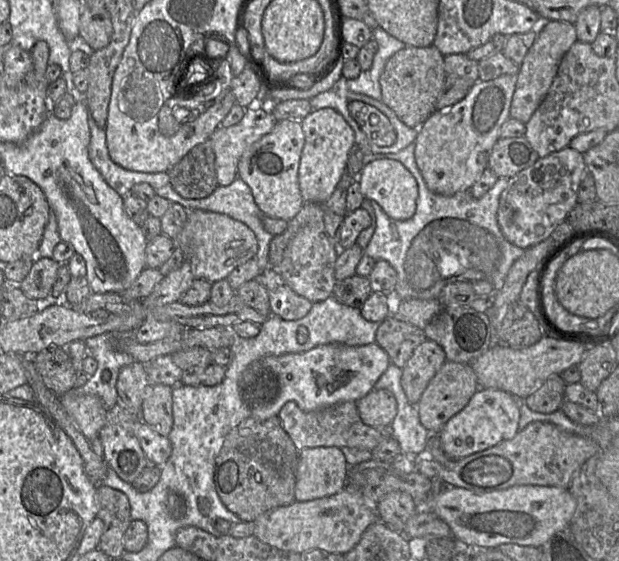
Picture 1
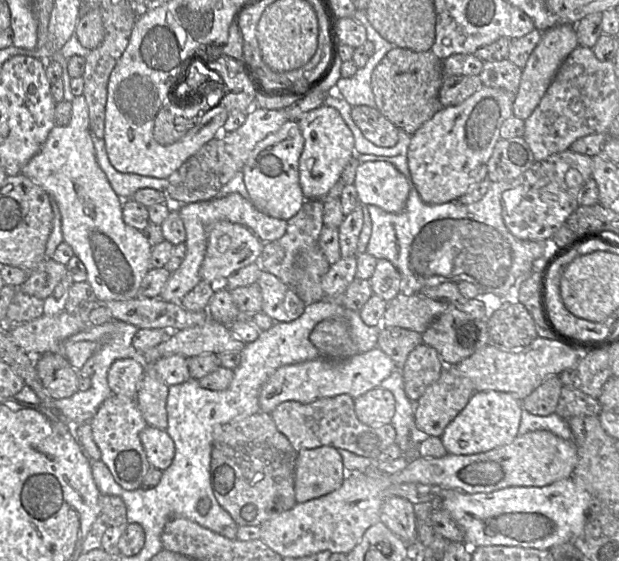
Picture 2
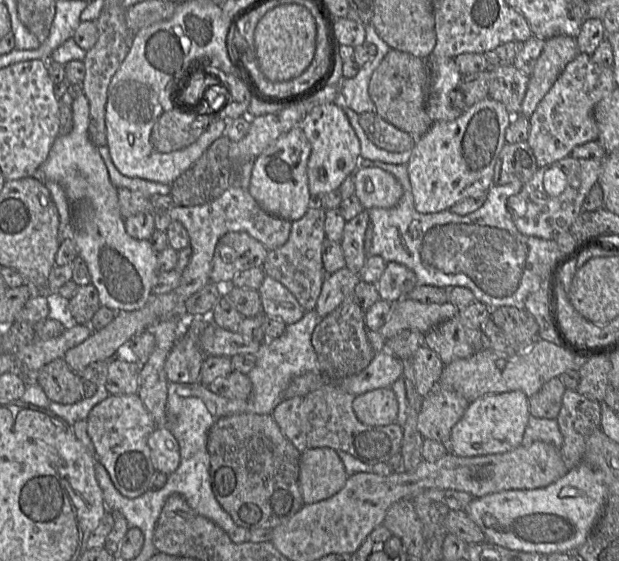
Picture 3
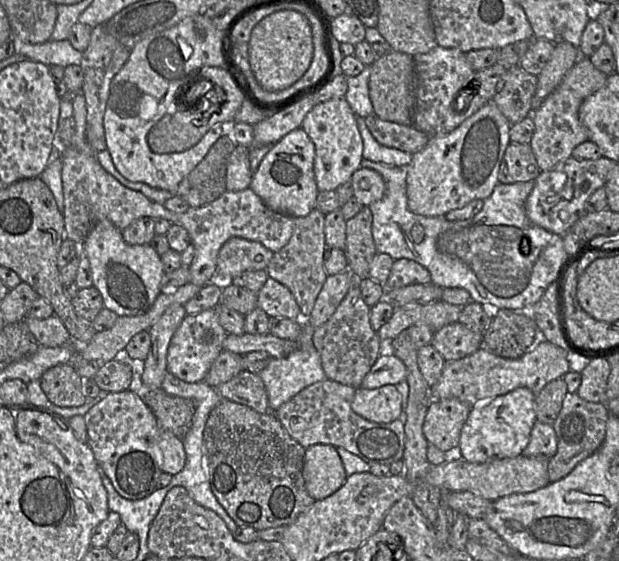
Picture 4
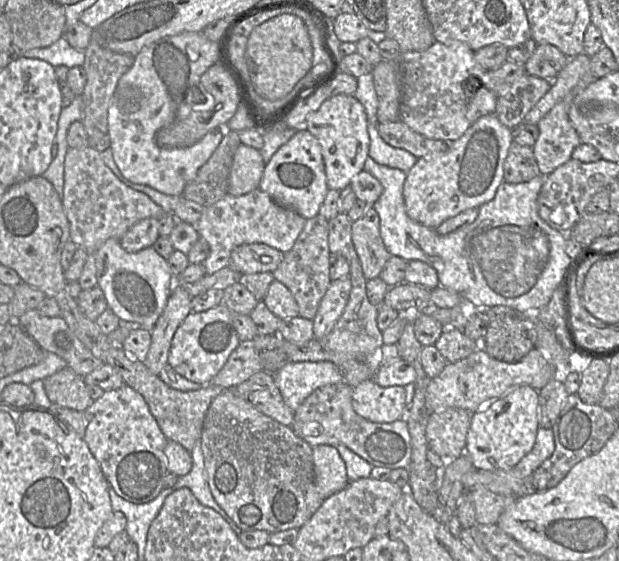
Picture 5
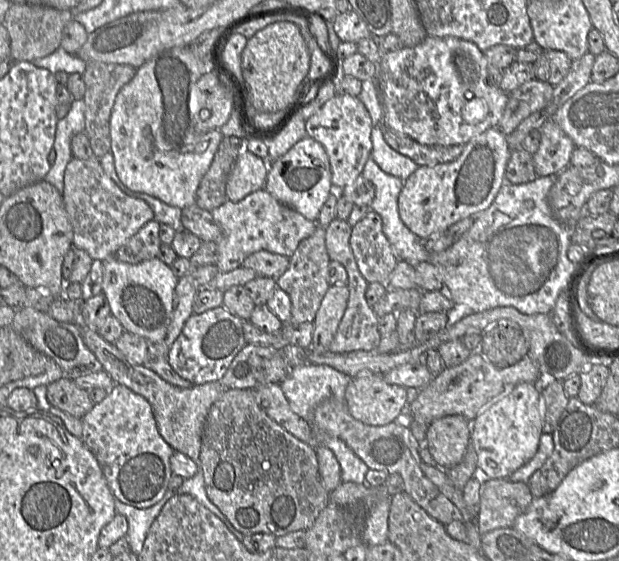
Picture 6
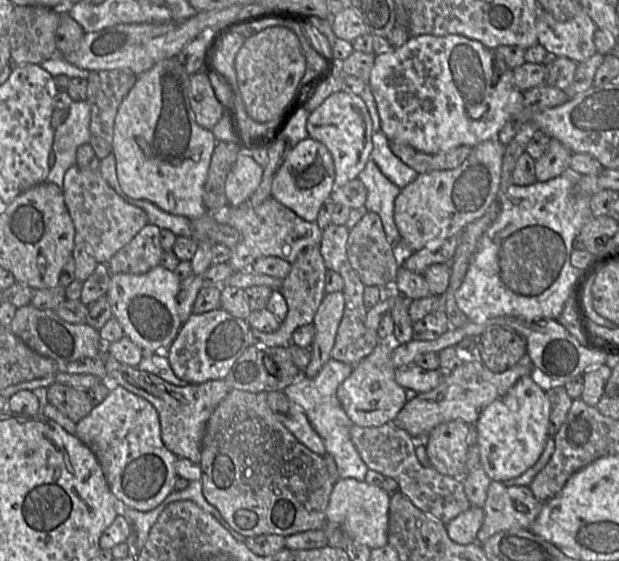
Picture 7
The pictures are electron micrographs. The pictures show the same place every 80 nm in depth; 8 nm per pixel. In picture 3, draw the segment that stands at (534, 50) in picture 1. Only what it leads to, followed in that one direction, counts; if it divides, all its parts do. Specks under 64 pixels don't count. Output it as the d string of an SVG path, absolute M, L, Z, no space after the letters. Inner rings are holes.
M558 35L545 40L545 45L529 76L520 114L529 118L551 89L566 65L576 58L579 50L576 38Z

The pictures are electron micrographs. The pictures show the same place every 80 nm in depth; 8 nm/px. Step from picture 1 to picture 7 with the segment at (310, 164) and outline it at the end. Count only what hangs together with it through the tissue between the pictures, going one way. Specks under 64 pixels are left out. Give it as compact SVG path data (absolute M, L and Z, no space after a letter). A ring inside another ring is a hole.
M339 91L331 94L309 116L309 137L323 143L331 152L335 166L335 186L342 187L358 178L371 159L373 122L361 96Z

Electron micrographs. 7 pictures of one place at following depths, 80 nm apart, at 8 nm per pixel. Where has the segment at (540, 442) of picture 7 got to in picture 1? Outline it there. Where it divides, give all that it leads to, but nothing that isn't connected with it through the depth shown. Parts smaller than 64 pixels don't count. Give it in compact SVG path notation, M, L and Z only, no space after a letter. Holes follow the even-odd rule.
M479 388L467 405L445 423L437 436L445 454L450 459L459 460L512 439L518 432L519 420L519 399L499 389Z

